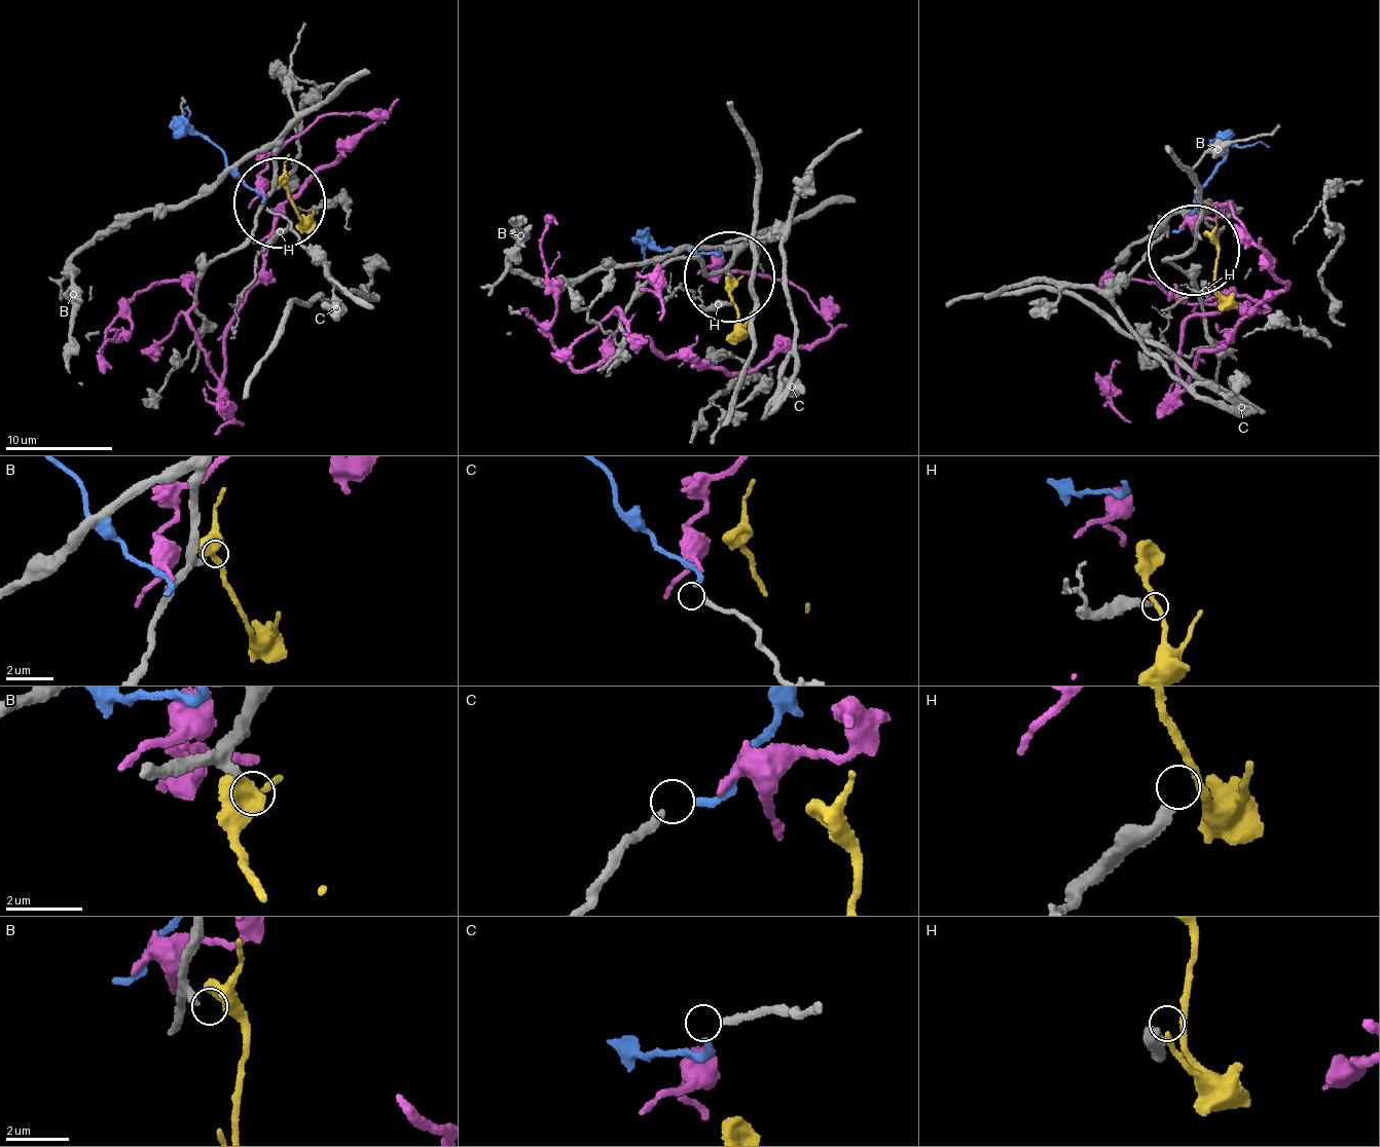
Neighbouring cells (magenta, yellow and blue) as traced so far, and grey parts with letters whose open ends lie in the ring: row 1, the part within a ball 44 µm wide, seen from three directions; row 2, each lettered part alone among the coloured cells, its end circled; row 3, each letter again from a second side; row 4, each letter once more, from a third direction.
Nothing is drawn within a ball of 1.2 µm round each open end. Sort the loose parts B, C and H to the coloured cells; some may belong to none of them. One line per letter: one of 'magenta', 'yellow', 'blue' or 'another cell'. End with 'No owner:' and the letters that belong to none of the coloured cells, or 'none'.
B: yellow
C: blue
H: another cell
No owner: H

